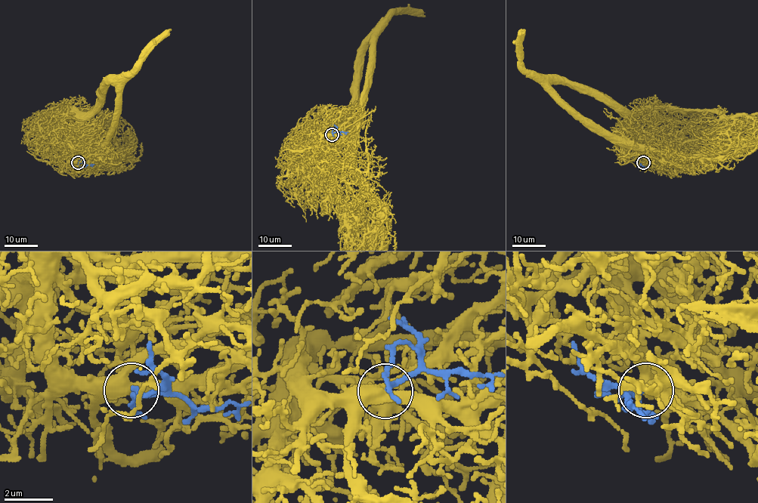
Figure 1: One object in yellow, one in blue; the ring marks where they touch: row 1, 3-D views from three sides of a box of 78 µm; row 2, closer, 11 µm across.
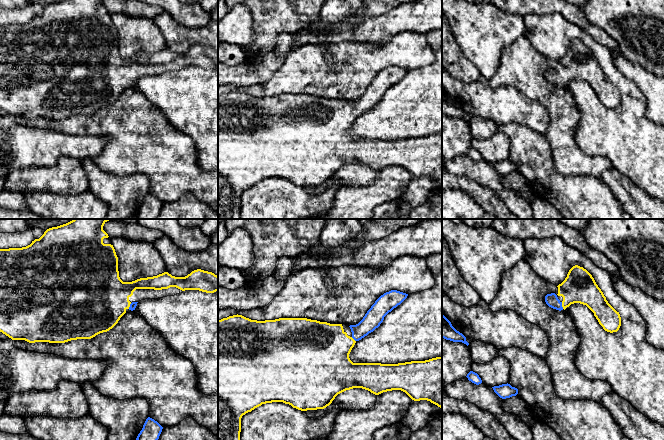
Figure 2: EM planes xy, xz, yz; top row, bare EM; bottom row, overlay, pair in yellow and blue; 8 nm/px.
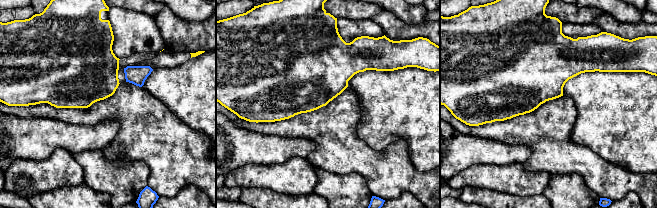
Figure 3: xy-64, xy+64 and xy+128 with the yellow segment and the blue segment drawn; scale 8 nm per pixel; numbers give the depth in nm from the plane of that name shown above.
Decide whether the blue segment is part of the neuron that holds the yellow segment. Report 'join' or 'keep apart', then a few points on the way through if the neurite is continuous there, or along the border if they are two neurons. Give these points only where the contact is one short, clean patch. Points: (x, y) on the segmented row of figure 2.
join | across yz (579, 286), (562, 305), (557, 305), (551, 300)

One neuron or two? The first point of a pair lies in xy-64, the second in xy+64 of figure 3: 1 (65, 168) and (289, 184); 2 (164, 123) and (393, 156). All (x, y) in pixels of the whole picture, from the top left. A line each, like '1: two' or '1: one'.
1: one
2: one

